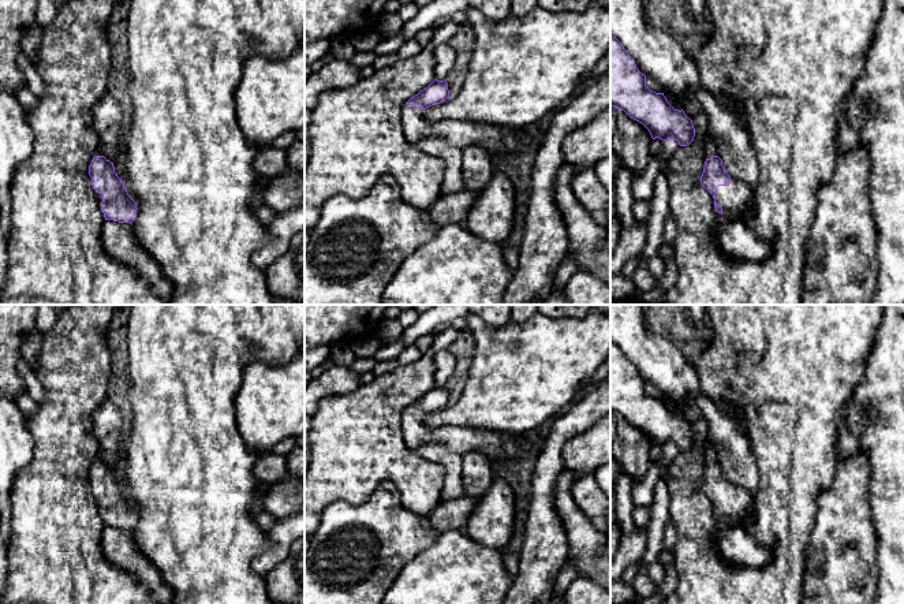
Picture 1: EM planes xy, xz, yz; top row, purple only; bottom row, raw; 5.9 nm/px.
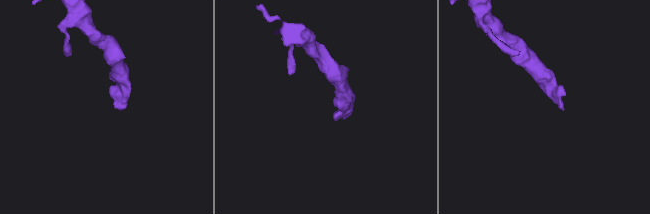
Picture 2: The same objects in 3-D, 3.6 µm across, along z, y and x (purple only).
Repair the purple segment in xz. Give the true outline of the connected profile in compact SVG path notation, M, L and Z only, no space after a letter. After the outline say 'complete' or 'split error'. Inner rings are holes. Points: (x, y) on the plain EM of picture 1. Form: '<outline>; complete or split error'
M434 385L427 394L411 403L400 415L400 426L406 445L415 451L427 444L444 444L460 454L479 452L494 461L515 461L520 455L538 456L542 447L530 447L509 435L497 430L472 429L445 425L429 429L425 426L425 415L449 404L447 387Z; split error

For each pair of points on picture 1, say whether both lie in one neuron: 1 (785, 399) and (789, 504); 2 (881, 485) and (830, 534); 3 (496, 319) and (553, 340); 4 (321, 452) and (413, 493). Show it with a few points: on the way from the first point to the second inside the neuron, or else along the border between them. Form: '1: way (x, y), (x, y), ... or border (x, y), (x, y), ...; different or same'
1: way (789, 425), (789, 478); same
2: border (869, 466), (867, 499), (876, 529); different
3: border (479, 319), (492, 327), (503, 327), (510, 323); different
4: way (344, 452), (376, 452), (393, 470); same

